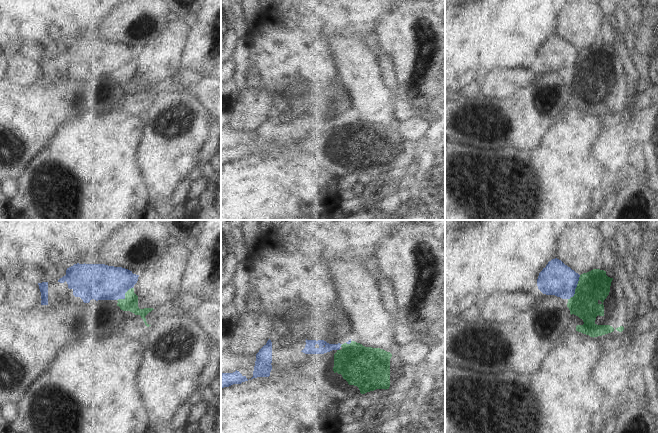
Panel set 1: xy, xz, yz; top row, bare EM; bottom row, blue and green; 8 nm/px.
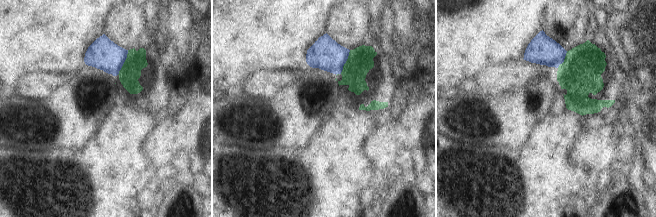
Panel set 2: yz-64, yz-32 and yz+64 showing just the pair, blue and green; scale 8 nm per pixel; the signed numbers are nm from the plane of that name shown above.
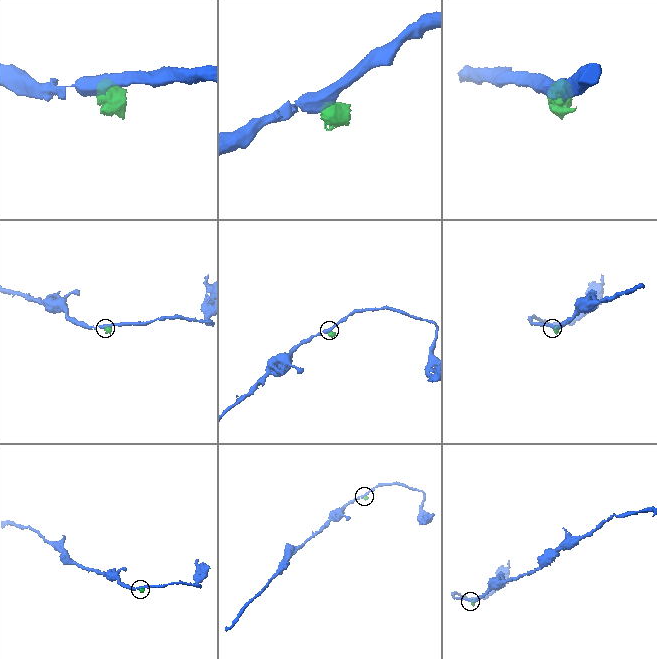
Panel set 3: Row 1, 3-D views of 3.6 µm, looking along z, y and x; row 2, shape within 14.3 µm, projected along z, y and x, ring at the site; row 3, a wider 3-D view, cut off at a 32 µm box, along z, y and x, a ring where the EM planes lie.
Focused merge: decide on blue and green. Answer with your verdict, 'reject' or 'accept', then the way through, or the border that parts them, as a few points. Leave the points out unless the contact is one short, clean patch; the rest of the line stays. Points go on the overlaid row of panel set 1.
reject; border along yz (580, 275), (575, 293), (568, 299)

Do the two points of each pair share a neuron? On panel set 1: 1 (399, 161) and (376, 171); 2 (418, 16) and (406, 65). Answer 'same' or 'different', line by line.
1: same
2: same

